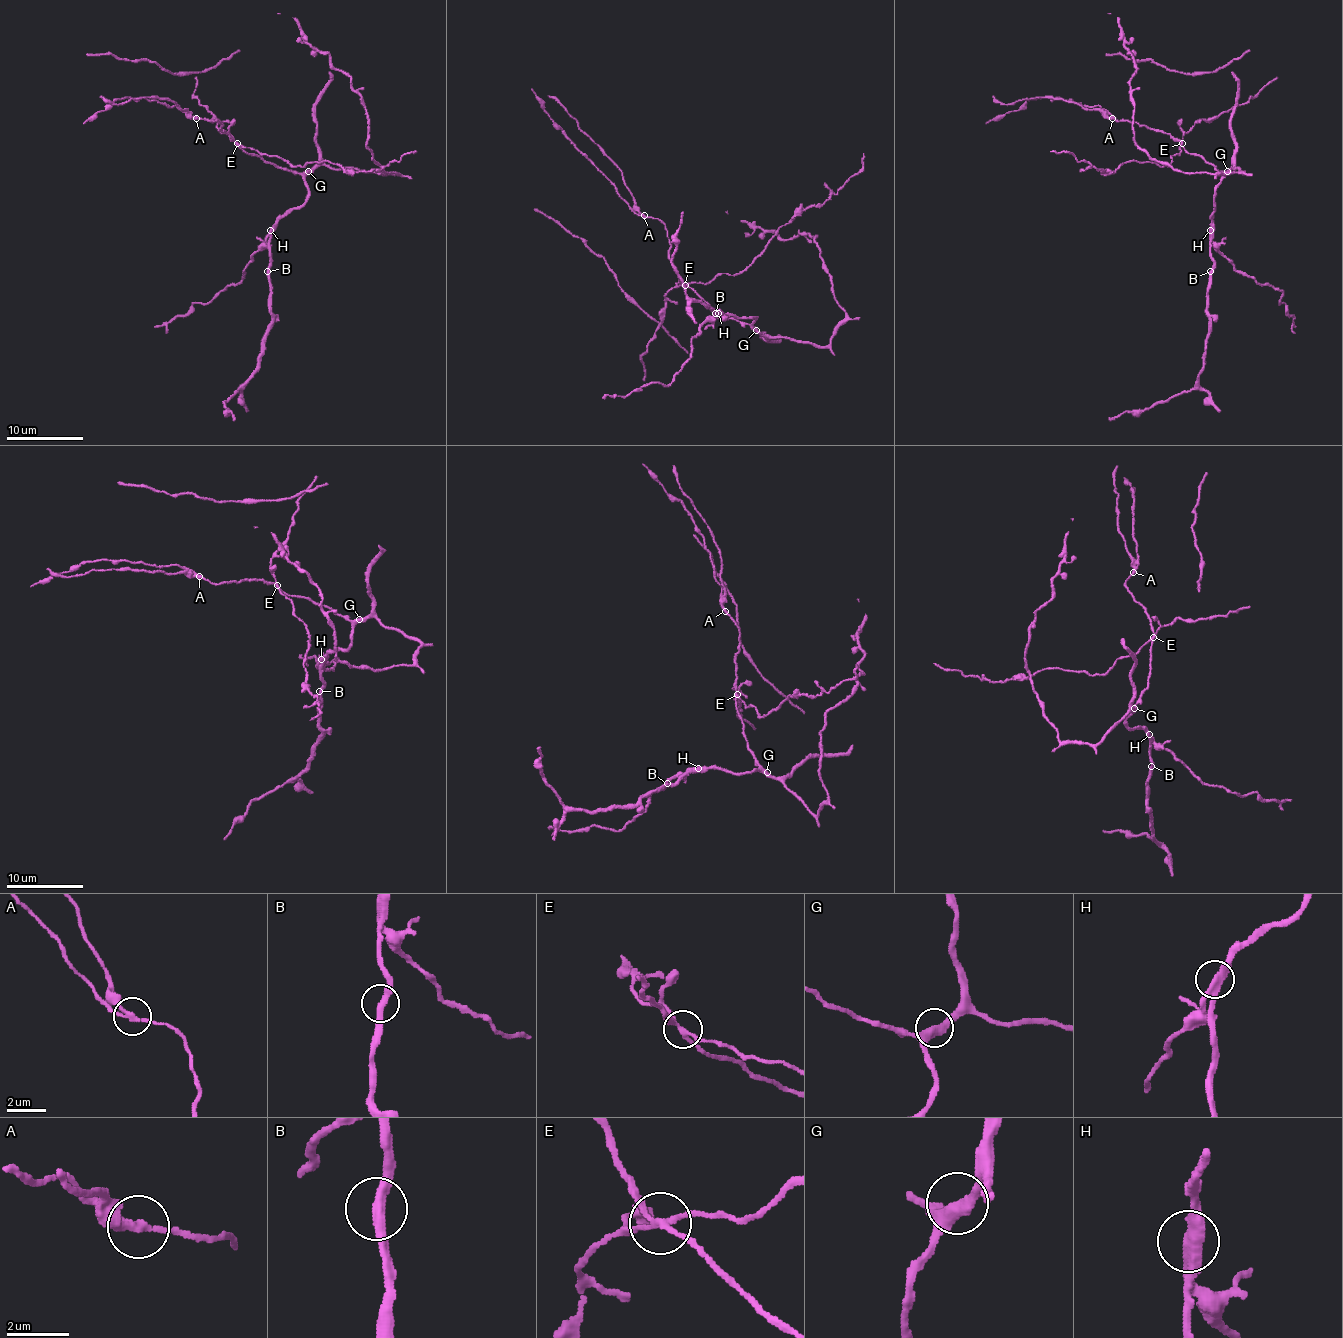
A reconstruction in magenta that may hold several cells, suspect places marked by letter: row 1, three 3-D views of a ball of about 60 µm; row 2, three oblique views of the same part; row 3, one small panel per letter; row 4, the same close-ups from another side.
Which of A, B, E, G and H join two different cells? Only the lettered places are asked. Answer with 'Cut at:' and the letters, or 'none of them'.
Cut at: A, E, H

